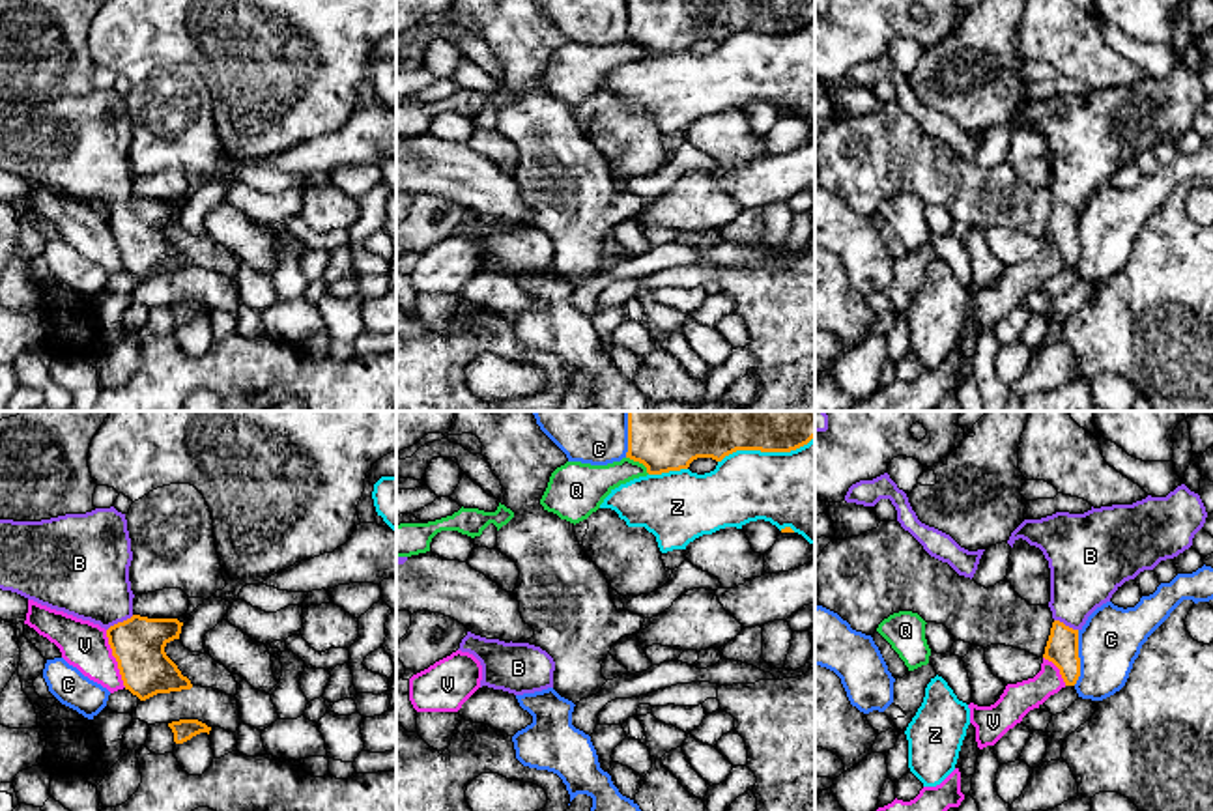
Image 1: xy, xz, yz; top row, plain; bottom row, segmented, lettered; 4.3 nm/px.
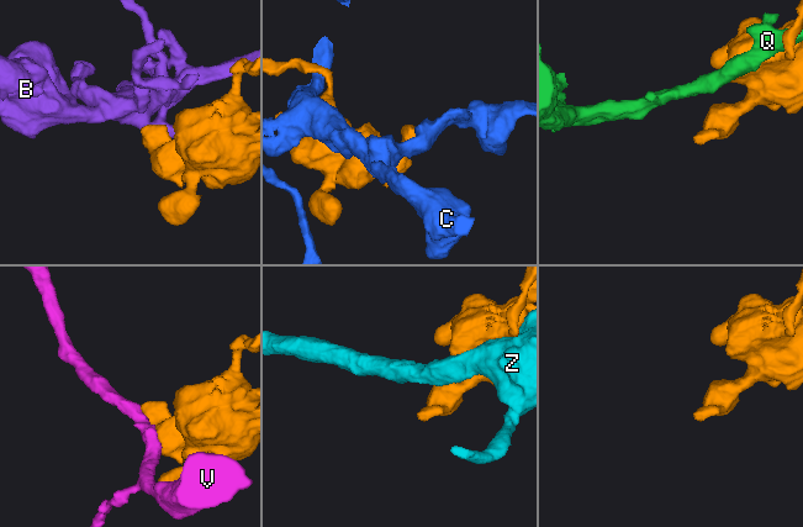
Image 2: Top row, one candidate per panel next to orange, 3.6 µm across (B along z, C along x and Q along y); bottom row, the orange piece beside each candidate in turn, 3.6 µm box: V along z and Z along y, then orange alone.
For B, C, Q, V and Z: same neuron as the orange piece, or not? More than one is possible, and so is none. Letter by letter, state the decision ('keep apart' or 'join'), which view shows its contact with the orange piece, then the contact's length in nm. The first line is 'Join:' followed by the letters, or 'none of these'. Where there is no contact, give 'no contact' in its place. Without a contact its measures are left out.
Join: B
B: join; meets orange in xy; contact 140 nm long
C: keep apart; meets orange in yz; contact 240 nm long
Q: keep apart; meets orange in xz; contact 130 nm long
V: keep apart; meets orange in xy; contact 260 nm long
Z: keep apart; meets orange in xz; contact 440 nm long

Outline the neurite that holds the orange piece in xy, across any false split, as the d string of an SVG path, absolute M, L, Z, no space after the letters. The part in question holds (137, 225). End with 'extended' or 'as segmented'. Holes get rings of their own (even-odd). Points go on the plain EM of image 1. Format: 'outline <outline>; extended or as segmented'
outline M114 88L41 103L0 101L2 172L17 174L41 187L105 209L123 267L140 282L157 275L191 271L191 262L164 234L170 222L179 221L183 204L133 194L131 142L127 101Z; extended

